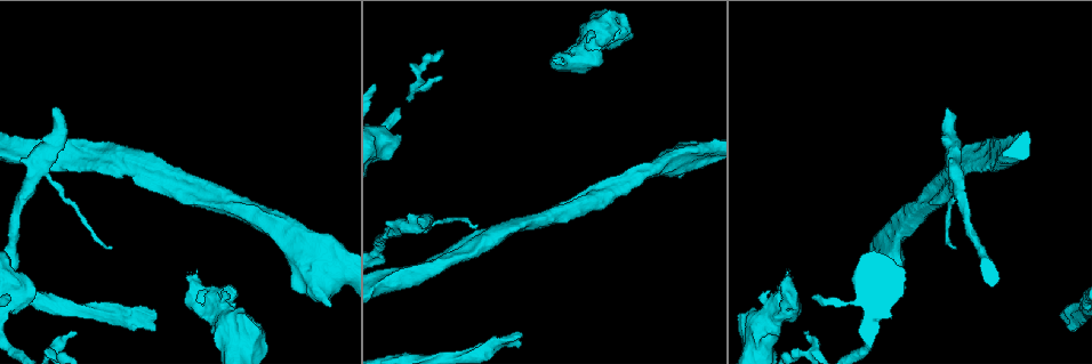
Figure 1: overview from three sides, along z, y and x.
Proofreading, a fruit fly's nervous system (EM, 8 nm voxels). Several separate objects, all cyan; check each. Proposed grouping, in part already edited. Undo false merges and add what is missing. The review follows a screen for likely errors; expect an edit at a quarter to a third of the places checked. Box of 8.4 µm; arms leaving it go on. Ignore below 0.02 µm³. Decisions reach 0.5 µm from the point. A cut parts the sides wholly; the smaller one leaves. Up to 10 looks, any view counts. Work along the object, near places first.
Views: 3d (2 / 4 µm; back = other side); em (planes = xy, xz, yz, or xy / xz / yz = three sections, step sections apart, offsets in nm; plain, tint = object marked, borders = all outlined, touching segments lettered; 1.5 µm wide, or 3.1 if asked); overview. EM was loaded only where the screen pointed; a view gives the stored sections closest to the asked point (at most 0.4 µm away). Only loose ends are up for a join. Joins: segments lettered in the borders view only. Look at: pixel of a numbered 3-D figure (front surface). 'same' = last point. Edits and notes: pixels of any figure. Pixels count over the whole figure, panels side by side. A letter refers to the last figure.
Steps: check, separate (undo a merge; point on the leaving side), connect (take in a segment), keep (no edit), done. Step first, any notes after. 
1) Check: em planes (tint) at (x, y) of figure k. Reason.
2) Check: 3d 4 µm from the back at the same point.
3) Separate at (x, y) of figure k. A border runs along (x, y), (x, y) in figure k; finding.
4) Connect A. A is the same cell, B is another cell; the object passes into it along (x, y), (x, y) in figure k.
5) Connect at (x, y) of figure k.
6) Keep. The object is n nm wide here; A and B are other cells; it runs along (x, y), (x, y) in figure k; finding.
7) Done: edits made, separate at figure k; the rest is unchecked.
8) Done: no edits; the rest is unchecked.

Check: 3d 4 µm at (441, 77) of figure 1. Branch stops here.

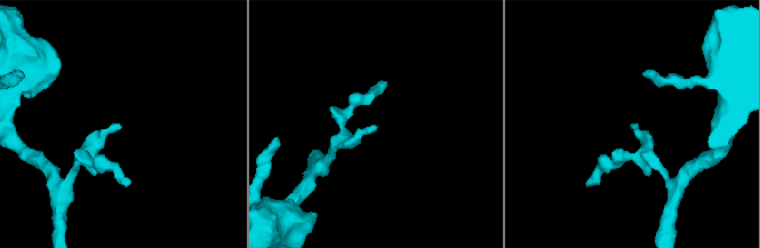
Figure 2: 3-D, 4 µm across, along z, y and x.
Check: em planes (tint) at (375, 126) of figure 2.

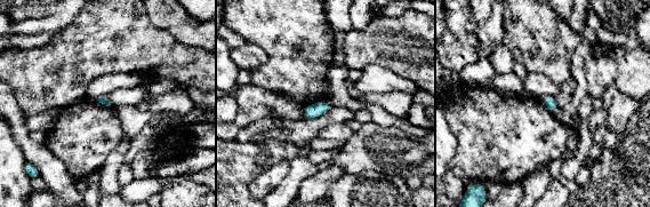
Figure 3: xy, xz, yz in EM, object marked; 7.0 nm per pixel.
Check: em planes (borders) at the same point. What lies round it.

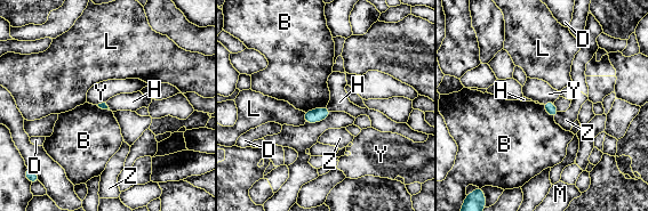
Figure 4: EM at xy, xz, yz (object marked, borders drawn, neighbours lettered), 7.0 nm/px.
Keep. B, D, H, L, M, Y and Z are other cells; a border runs along (326, 106), (319, 106), (304, 112) in figure 4; none of them fits.

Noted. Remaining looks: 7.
Check: em planes (borders) at (575, 59) of figure 1. Free end.

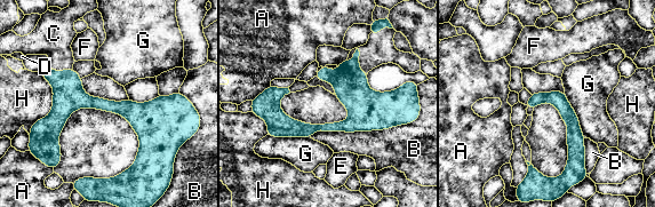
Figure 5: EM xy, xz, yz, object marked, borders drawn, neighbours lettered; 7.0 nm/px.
Connect C. The longest contact is with B, 700 nm; C is the same cell, A, B, D, E, F, G and H are other cells; the object passes into it along (69, 95), (60, 71), (53, 37) in figure 5; it goes on there.

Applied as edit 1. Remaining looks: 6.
Check: em planes (borders) at (947, 109) of figure 1. An open end.

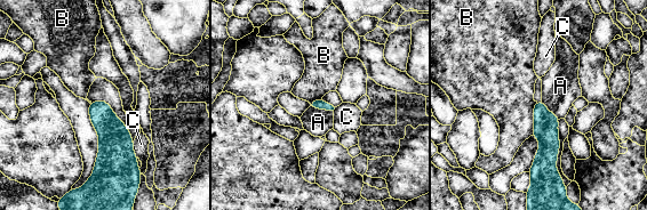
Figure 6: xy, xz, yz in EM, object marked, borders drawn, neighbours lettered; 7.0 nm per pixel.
Connect A. A is the same cell, B and C are other cells; the object passes into it along (319, 104), (321, 108), (318, 122) in figure 6; the cell continues.

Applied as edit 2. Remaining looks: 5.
Check: em planes (borders) at (1063, 317) of figure 1. Free end.

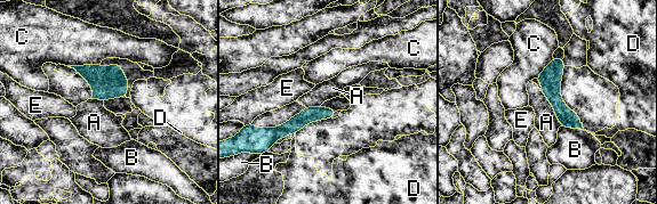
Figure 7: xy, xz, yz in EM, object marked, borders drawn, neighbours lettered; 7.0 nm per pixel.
Connect A. The longest contact is with A, 280 nm; A is the same cell, B, C, D and E are other cells; it goes on there.

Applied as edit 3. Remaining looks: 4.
Done: edits made, connect at figure 5, connect at figure 6, connect at figure 7; the rest is unchecked.

